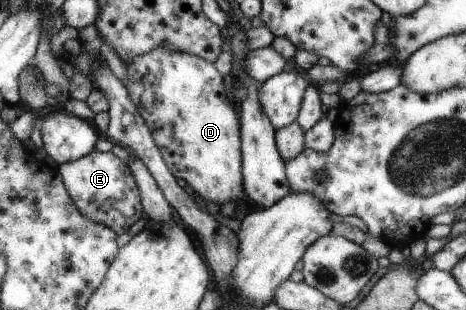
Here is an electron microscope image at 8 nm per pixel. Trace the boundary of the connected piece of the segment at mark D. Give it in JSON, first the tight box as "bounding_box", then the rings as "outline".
{"bounding_box":[123,46,246,211],"outline":[[[164,46],[144,56],[133,58],[132,64],[123,63],[128,69],[126,87],[130,99],[150,128],[170,173],[176,179],[187,181],[201,201],[212,201],[224,211],[235,206],[246,193],[243,181],[243,153],[240,153],[241,117],[238,117],[236,109],[232,107],[224,89],[222,75],[216,71],[216,67],[195,55],[170,51]]]}

